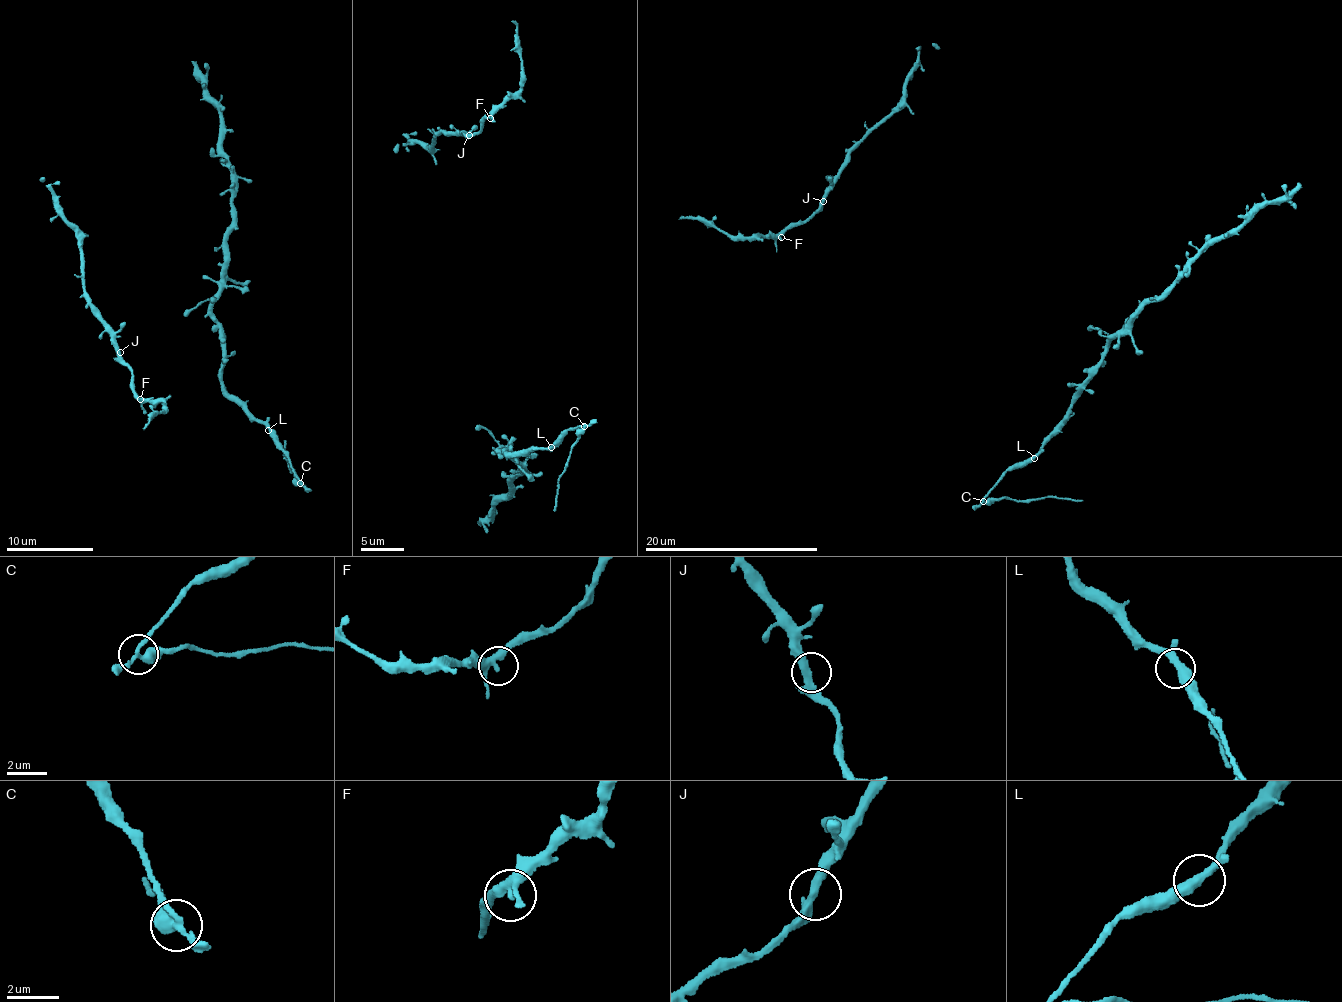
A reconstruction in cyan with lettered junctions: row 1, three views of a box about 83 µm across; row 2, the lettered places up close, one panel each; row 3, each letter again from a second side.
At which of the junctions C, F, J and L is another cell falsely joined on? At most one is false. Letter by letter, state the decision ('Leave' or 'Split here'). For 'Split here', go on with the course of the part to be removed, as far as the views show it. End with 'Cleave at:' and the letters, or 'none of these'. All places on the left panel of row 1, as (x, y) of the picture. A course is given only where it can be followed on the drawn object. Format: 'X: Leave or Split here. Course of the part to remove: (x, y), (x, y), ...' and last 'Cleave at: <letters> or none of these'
C: Split here. Course of the part to remove: (300, 483), (283, 455), (284, 440)
F: Leave
J: Leave
L: Leave
Cleave at: C

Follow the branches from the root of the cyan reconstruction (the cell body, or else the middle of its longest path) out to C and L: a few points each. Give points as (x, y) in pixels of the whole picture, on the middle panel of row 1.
C: (479, 426), (494, 439), (498, 446), (496, 453), (509, 453), (506, 455), (545, 449), (564, 432), (585, 426)
L: (479, 426), (494, 439), (498, 446), (496, 453), (509, 455), (505, 454), (551, 447)

